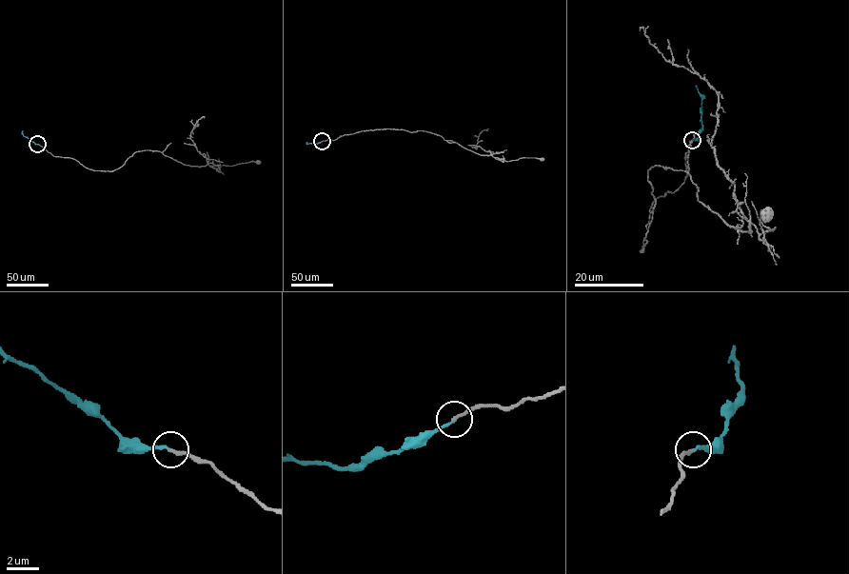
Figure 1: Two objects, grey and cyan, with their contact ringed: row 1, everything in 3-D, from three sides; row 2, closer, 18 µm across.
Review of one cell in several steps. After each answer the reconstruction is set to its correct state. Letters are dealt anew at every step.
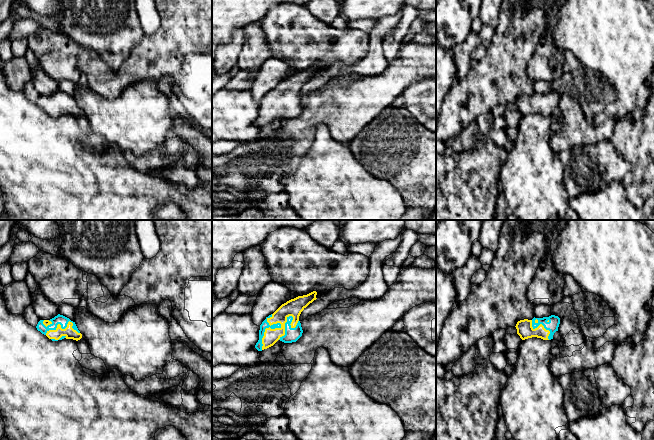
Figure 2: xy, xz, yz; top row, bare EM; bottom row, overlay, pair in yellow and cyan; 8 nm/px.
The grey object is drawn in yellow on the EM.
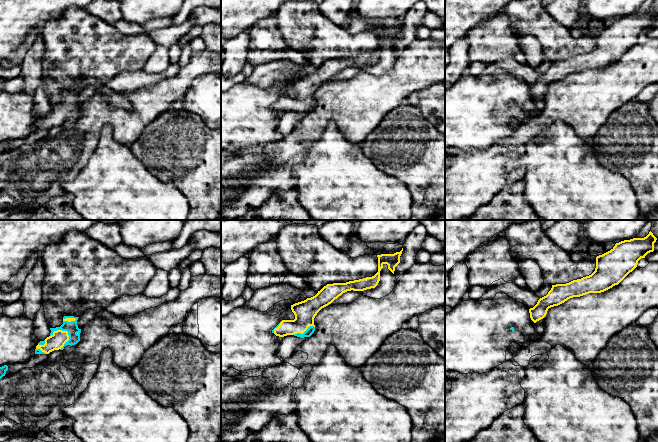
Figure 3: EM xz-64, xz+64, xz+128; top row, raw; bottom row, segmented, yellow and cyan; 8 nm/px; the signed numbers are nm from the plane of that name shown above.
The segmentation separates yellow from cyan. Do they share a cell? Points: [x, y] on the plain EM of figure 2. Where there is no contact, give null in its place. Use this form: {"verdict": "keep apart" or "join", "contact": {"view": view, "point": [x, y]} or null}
{"verdict": "join", "contact": {"view": "xz", "point": [265, 107]}}

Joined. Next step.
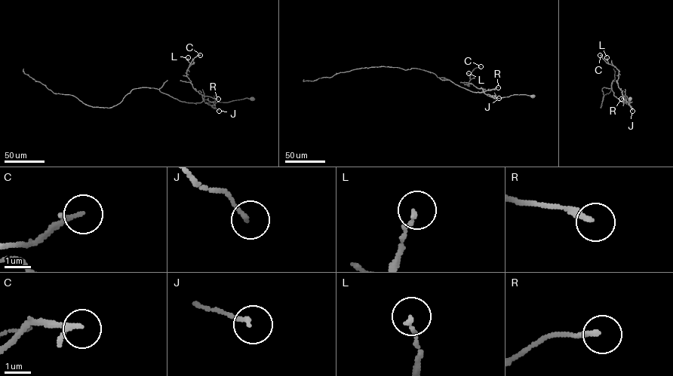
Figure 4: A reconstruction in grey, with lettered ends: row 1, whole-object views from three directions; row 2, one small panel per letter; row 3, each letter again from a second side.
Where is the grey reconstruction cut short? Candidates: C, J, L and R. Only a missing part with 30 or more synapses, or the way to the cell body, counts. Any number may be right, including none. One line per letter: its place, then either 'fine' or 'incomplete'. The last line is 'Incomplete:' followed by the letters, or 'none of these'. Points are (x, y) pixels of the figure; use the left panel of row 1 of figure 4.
C: place (200, 55); fine
J: place (219, 111); fine
L: place (188, 57); fine
R: place (218, 99); fine
Incomplete: none of these

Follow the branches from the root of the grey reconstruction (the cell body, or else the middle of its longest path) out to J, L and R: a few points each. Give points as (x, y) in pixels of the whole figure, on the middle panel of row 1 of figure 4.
J: (533, 96), (514, 94), (496, 98), (487, 95), (499, 98)
L: (533, 96), (514, 94), (500, 98), (490, 97), (482, 89), (471, 83), (467, 84), (470, 80), (468, 73)
R: (533, 96), (514, 94), (493, 98), (483, 90), (498, 87)

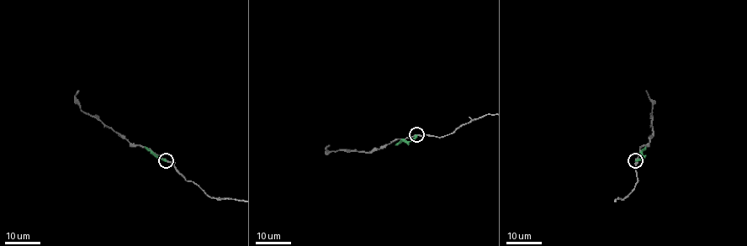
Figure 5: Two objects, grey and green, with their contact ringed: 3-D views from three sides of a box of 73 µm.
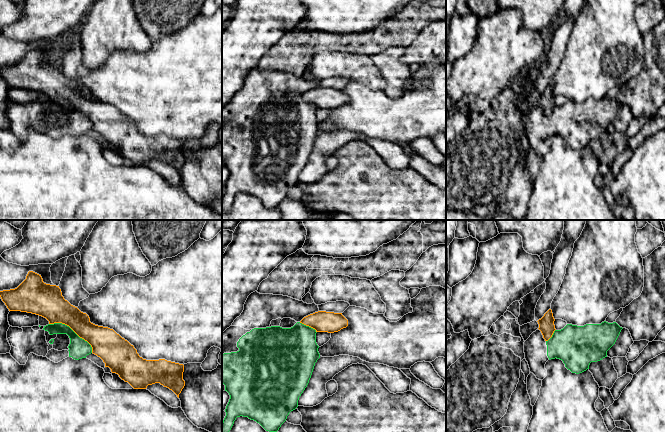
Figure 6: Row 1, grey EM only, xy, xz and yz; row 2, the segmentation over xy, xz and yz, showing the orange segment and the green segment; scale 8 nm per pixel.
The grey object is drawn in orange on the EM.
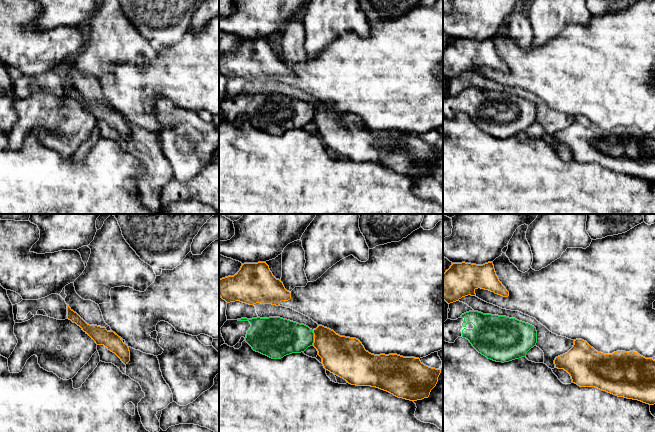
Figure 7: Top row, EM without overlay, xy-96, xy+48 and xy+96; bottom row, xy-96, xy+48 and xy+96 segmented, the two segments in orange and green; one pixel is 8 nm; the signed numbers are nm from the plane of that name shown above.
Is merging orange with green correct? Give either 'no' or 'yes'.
no

